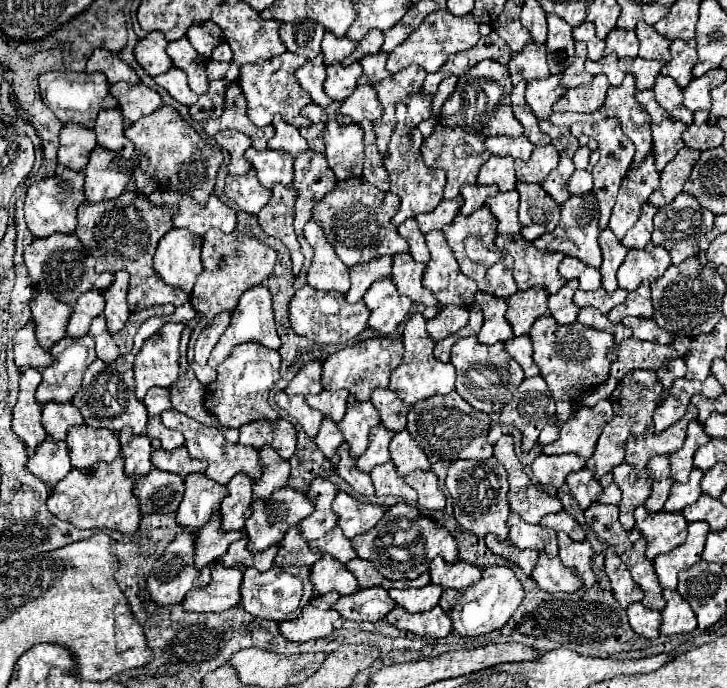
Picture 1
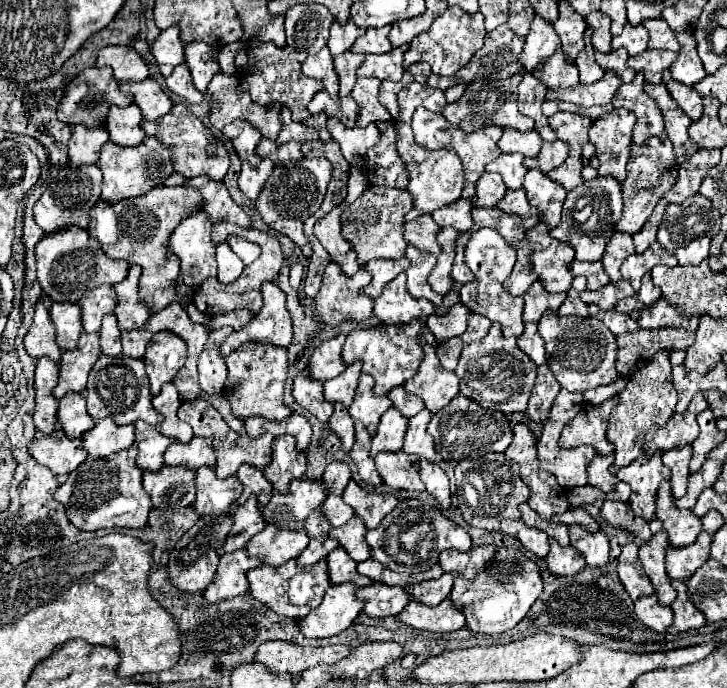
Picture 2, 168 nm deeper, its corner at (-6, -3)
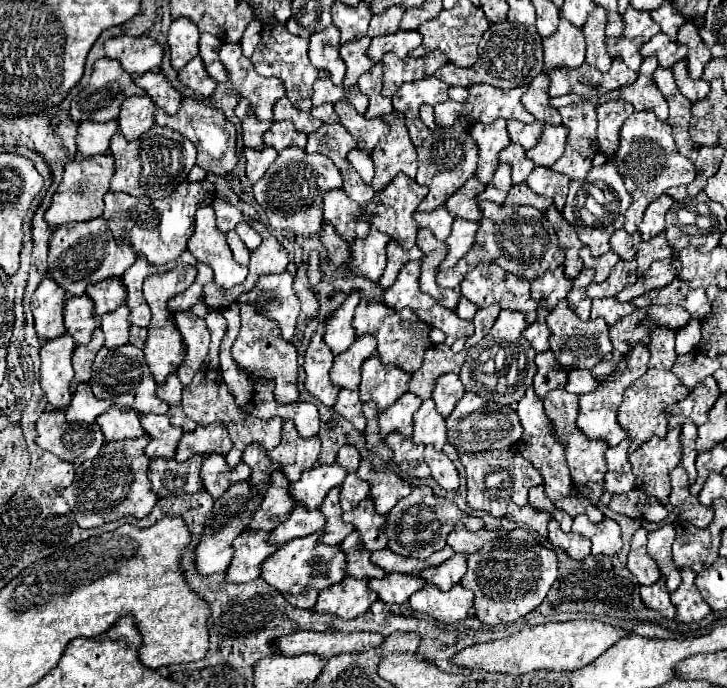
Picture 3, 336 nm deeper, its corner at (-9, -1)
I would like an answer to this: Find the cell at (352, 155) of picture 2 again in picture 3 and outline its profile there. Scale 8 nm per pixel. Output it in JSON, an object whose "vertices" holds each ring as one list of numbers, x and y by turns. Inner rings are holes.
{"vertices":[[349,101,335,103,335,113,339,115,341,123,349,129,349,133,355,137,357,147,361,147,361,149,373,149,377,145,379,137,389,131,389,125,385,125,385,121,381,117,367,119,363,115,359,115,353,109,353,105,349,105]]}

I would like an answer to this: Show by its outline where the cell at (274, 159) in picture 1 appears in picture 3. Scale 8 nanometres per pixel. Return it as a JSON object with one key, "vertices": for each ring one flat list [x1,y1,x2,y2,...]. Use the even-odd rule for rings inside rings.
{"vertices":[[275,121,271,129,263,135,265,145,271,145,275,151,283,151,285,147,291,147,291,145,305,149,305,139,307,139,305,133,297,131,291,121]]}

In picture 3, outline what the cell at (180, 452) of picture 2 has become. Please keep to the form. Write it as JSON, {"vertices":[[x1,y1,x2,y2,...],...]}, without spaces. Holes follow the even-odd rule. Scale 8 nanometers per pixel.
{"vertices":[[221,423,199,425,195,431,183,433,183,437,177,445,175,459,185,461,195,453,201,453,201,455,223,453,223,455,227,455,231,445,233,445,233,441,231,441,225,425,221,425]]}

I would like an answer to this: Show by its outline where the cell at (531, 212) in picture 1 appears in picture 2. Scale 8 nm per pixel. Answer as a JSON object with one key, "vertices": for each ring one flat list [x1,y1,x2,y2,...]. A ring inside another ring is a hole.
{"vertices":[[530,169,524,177,524,191,528,195,528,203,538,209,540,223,546,223,548,229,558,227,562,203,566,197,566,191,560,183,554,183,538,169]]}

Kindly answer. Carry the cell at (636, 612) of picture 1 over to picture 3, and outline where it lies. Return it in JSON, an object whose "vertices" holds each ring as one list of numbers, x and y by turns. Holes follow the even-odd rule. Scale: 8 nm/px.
{"vertices":[[661,577,659,581,655,581,653,585,645,585,641,587,641,599,647,607,659,611,663,617,673,619,675,617,675,605,669,599,669,591,665,587,665,579]]}

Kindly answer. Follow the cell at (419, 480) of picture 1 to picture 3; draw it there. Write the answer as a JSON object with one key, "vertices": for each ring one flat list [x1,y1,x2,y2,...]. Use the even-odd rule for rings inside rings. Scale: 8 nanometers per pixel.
{"vertices":[[433,445,425,447,425,461,431,469,431,475,437,479,437,483,447,489,447,491,455,491,459,487,459,473,453,465,453,461,443,453,433,449]]}

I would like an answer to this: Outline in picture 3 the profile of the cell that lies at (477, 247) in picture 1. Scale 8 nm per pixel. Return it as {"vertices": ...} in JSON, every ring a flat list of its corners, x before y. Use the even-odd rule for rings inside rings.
{"vertices":[[481,263,461,283,461,295,473,301,477,307,489,307,497,303,501,309,521,311,527,323,537,319,539,301,531,299,529,281,505,273,493,263]]}

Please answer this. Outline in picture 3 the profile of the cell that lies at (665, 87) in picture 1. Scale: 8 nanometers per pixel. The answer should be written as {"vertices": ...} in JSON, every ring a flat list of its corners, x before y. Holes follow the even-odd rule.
{"vertices":[[683,59,683,61,677,61,677,63,673,65,673,75,675,75,677,87,681,89,681,93,683,93,691,103,707,97,707,93,709,93,709,83,703,81,703,79,693,81,693,79,689,77,689,73,687,73,687,61,685,61,685,59]]}

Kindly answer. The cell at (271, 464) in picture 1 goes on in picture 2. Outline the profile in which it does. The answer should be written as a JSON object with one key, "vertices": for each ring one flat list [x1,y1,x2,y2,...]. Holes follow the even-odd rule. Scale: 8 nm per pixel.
{"vertices":[[280,435,272,443,272,463,264,469,266,479,278,493,286,493,290,481,304,477,306,455,296,451,296,441,290,435]]}

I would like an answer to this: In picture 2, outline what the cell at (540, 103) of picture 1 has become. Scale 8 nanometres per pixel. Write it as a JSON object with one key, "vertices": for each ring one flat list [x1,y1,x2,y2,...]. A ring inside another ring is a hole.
{"vertices":[[558,49,544,65,540,65,532,73,538,81,542,81,548,89,566,89,578,85,578,69,572,63,566,63,562,49]]}

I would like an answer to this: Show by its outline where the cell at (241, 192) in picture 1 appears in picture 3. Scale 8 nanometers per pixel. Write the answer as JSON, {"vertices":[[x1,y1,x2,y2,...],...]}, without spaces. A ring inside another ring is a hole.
{"vertices":[[265,145,261,151,243,149,243,157,247,159,247,177,251,179,251,183,257,183,263,177,263,173,269,169,269,165,275,161,277,151]]}

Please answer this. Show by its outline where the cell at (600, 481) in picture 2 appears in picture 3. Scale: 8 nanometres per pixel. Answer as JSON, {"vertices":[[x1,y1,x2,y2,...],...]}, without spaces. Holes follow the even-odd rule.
{"vertices":[[629,437,623,439,619,445,609,447,605,457,607,457,607,467,609,471,631,471,629,459,627,459,627,449,629,449]]}

